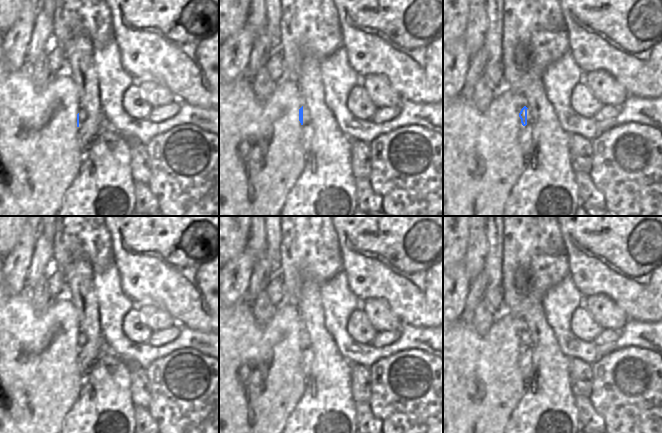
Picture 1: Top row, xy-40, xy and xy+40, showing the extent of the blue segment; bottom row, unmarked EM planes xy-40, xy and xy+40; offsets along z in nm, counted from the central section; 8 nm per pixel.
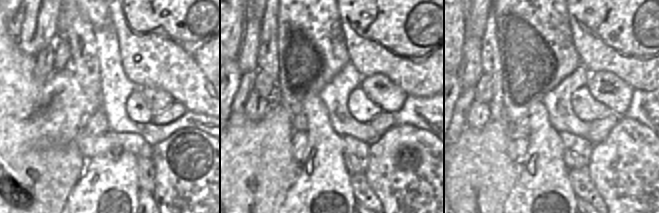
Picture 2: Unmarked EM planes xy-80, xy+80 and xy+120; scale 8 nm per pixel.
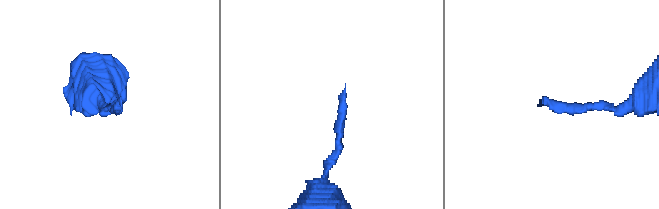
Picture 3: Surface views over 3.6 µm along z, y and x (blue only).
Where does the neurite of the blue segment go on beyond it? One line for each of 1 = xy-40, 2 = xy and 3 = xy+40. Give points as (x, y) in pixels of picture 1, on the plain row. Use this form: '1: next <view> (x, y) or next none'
1: next xy-40 (83, 339)
2: next xy (306, 341)
3: next xy+40 (528, 335)

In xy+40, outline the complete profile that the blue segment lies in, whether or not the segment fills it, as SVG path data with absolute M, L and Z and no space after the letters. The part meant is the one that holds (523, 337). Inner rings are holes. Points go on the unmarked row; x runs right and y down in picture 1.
M526 330L521 333L519 341L523 350L531 348L531 335Z

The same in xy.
M302 330L299 333L299 345L300 345L301 349L309 348L310 345L311 345L311 341L309 339L309 335L304 330Z

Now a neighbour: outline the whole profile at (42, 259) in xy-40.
M41 232L35 241L35 249L25 279L25 286L28 288L34 288L44 276L47 276L52 264L53 238L48 238Z

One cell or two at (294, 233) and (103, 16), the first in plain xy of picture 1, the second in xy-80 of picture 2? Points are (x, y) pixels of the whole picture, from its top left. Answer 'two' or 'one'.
one

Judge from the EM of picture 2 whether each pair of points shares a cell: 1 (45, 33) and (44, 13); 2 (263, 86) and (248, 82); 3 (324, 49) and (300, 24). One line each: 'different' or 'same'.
1: same
2: different
3: same

